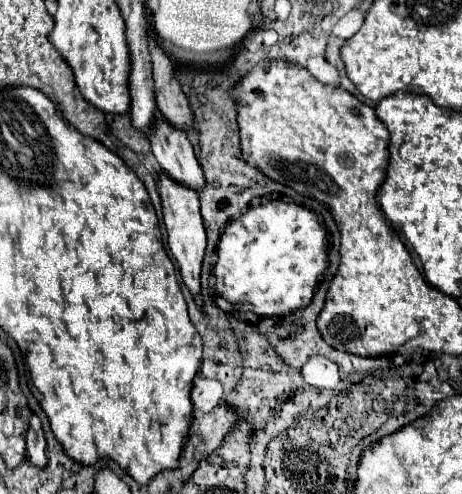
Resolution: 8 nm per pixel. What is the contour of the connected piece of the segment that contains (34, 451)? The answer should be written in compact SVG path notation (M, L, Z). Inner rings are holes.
M37 414L31 416L29 422L29 432L27 432L27 456L33 464L37 464L39 468L43 468L47 462L45 456L45 436L43 436L43 428L41 428L41 420Z

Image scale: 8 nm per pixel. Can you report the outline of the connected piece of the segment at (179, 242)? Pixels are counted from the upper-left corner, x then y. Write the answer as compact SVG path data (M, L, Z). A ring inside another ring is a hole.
M159 172L159 178L157 178L157 190L159 190L159 196L161 196L163 222L165 222L167 236L169 236L169 248L179 262L183 282L187 284L191 294L201 304L203 300L201 300L201 294L199 294L199 272L201 272L201 262L203 262L203 254L205 254L205 246L207 246L207 236L205 236L201 212L199 212L197 192L191 192L191 188L183 188L181 184L175 184L175 180L167 180L167 176L163 176L161 172Z

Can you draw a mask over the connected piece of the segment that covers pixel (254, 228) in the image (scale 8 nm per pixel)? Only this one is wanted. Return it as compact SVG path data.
M273 200L273 202L267 202L267 204L261 204L257 208L249 208L243 216L231 220L231 224L227 224L227 228L223 230L223 236L219 238L219 244L217 244L217 264L213 266L213 276L215 276L215 290L219 296L223 296L227 302L233 304L233 308L237 312L253 312L257 316L283 316L283 314L289 314L289 312L295 312L299 308L305 308L311 298L313 298L313 292L315 292L315 286L317 286L317 278L319 274L327 268L327 232L325 228L317 222L315 214L299 204L293 204L293 202L281 202L281 200Z

